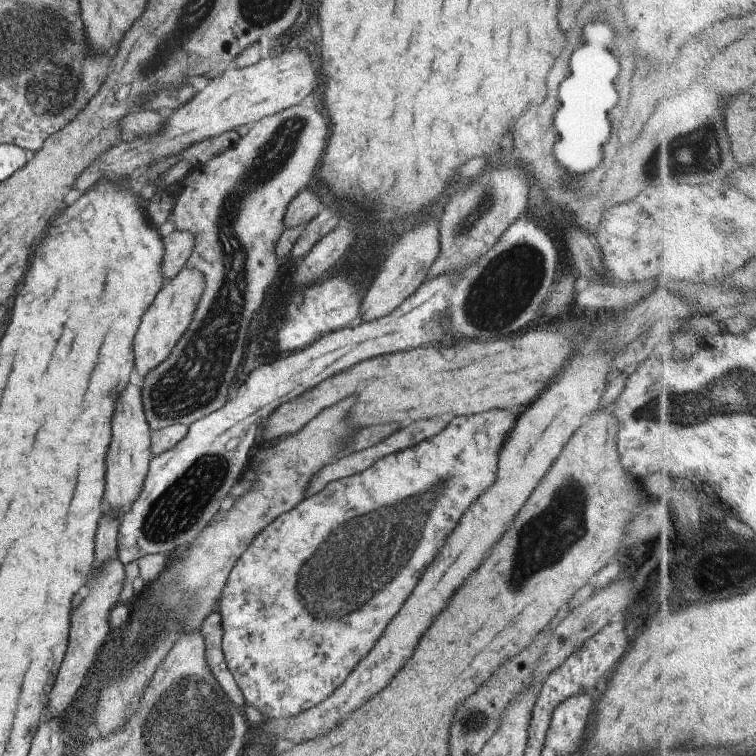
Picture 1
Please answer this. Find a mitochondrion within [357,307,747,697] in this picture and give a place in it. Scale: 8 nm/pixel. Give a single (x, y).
(541, 543)

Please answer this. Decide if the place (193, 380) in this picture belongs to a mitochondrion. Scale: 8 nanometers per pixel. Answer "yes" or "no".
yes

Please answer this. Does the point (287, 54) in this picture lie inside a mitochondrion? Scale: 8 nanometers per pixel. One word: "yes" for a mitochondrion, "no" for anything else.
no

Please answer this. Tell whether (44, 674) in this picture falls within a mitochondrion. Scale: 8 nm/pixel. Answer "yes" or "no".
no

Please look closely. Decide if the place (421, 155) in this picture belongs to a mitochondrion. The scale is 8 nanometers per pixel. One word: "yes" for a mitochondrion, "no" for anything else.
no

